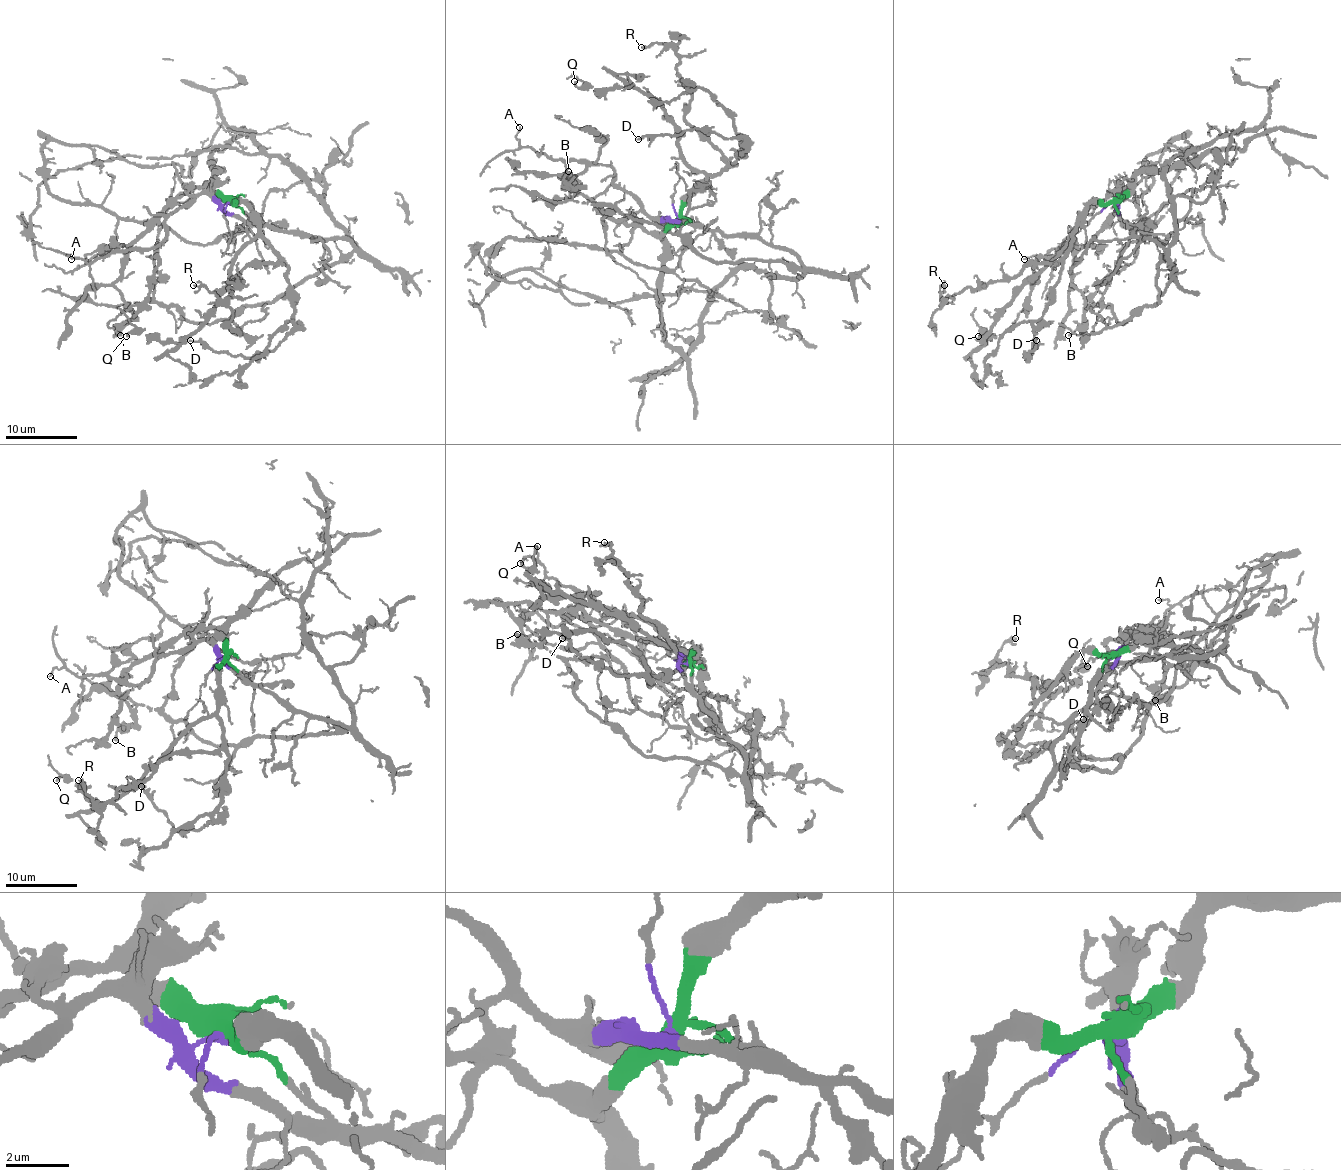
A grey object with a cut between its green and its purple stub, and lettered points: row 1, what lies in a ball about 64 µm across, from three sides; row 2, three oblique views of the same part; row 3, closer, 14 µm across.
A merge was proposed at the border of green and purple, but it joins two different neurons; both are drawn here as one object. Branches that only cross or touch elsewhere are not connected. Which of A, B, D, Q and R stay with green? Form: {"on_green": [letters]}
{"on_green": ["B", "D", "Q", "R"]}

